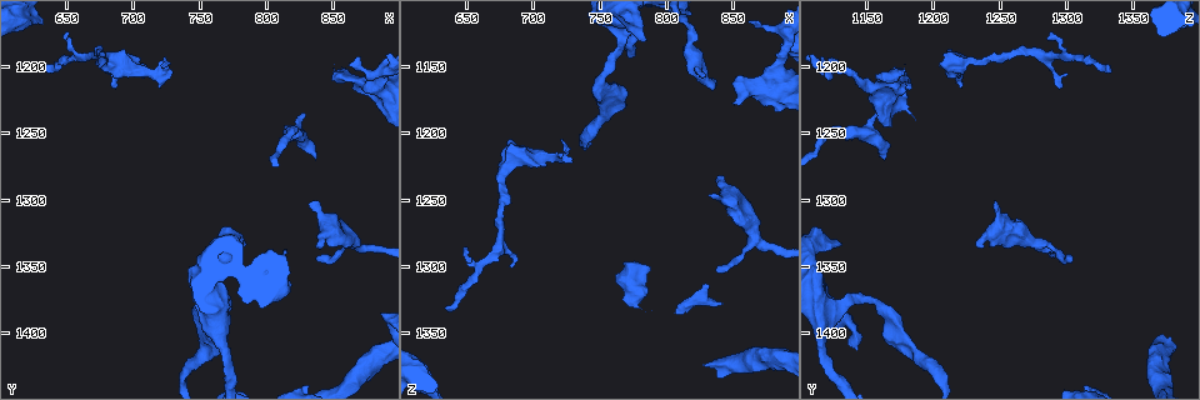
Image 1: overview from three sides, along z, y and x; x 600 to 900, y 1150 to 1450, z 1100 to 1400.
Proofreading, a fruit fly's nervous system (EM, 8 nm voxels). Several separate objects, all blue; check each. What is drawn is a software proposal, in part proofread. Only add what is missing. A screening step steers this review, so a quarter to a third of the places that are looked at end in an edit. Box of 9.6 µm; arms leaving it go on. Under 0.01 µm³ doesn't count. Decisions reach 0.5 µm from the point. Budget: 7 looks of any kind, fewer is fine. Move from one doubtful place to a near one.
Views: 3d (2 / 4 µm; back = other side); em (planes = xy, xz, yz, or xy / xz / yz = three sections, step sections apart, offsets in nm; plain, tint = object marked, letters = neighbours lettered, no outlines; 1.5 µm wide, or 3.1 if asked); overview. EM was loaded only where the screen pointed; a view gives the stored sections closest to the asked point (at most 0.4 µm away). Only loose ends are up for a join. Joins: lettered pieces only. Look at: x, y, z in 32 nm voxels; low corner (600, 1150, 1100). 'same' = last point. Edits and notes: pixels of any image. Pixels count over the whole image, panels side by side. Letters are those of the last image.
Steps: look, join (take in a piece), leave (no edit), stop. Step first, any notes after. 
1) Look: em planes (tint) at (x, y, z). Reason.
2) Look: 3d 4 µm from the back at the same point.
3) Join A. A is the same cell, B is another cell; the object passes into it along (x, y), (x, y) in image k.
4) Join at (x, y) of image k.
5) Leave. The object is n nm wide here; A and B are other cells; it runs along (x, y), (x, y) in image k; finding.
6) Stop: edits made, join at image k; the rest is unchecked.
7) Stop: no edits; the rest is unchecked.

Look: em xz step 8 (letters) at (784, 1334, 1130). Branch stops here.

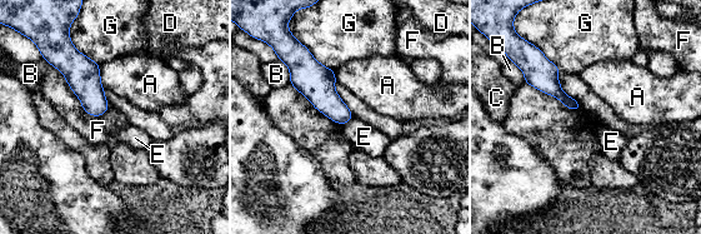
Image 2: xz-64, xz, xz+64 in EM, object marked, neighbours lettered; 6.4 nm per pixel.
Leave. A, B, C, D, E, F and G are other cells; none of them fits.

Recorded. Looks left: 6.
Look: 3d 4 µm from the back at (850, 1204, 1176). An open end.

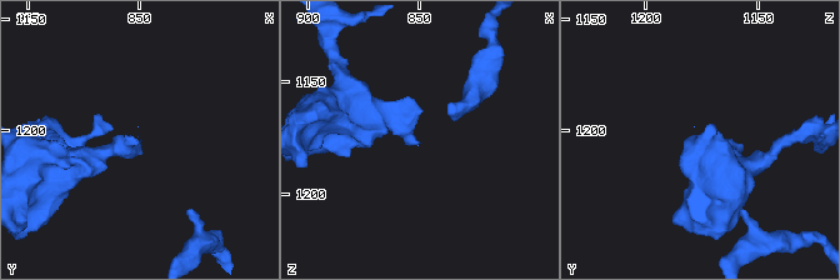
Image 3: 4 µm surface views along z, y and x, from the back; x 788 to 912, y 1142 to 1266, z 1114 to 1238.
Look: em yz step 8 (letters) at (849, 1204, 1177).

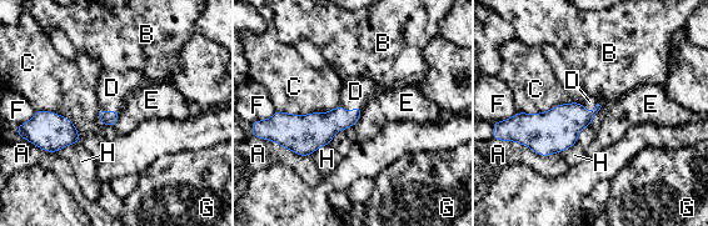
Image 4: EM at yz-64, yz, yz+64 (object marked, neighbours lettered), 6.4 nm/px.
Look: em planes (letters) at the same point. Cut it another way.

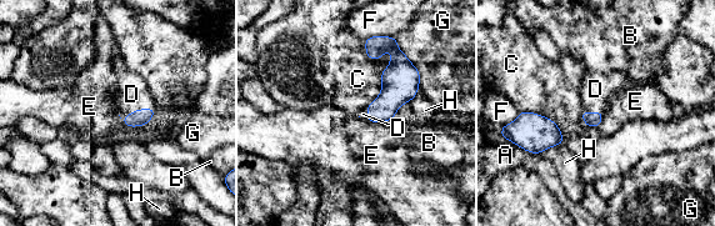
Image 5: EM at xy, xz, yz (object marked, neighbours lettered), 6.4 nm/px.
Join D. D is the same cell, A, B, C, E, F, G and H are other cells; it goes on there.

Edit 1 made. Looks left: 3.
Stop: edits made, join at image 5; the rest is unchecked.

